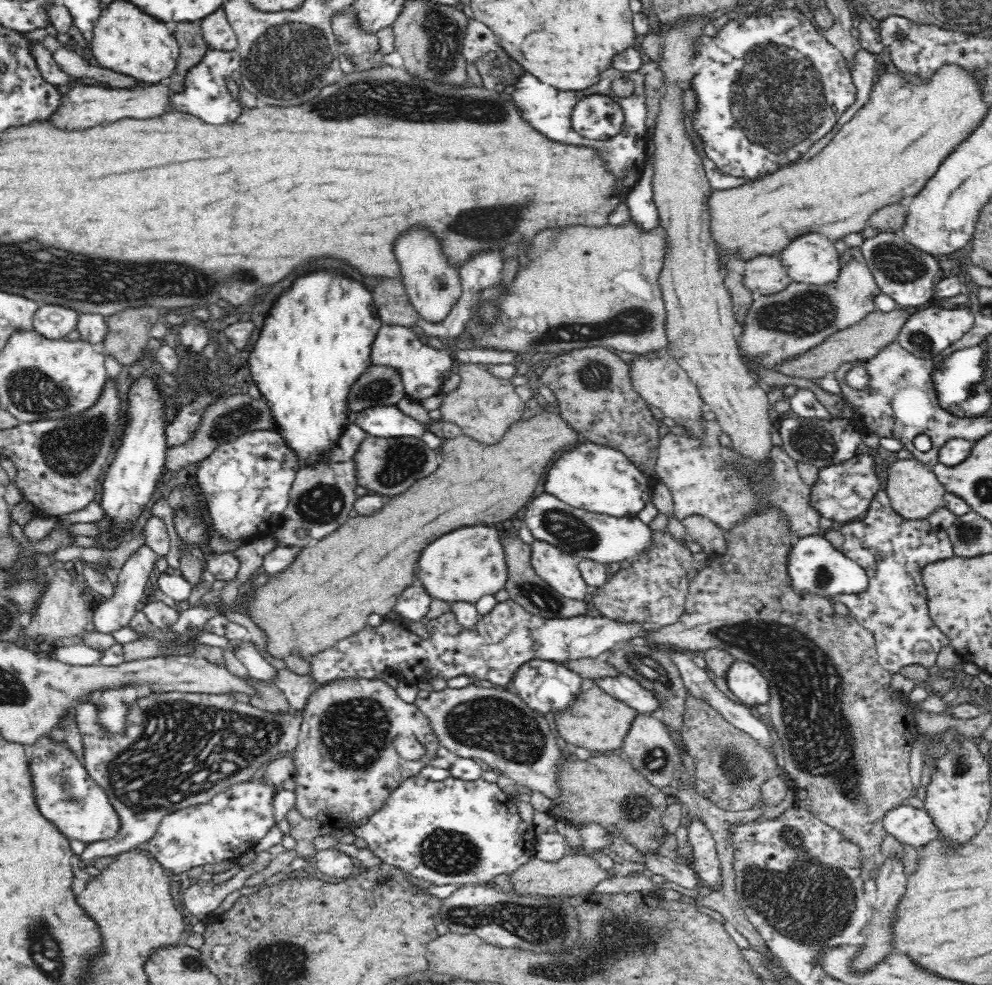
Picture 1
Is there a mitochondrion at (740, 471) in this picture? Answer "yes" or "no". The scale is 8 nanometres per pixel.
yes

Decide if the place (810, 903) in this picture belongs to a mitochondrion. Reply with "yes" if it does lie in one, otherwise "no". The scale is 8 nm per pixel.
yes

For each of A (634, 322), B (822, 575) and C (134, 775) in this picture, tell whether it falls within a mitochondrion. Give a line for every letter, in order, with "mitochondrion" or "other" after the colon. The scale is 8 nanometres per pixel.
A: mitochondrion
B: mitochondrion
C: mitochondrion

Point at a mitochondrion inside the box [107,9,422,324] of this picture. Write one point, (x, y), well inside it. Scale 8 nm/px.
(289, 62)

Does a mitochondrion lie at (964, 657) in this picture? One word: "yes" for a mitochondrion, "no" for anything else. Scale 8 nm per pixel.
no

